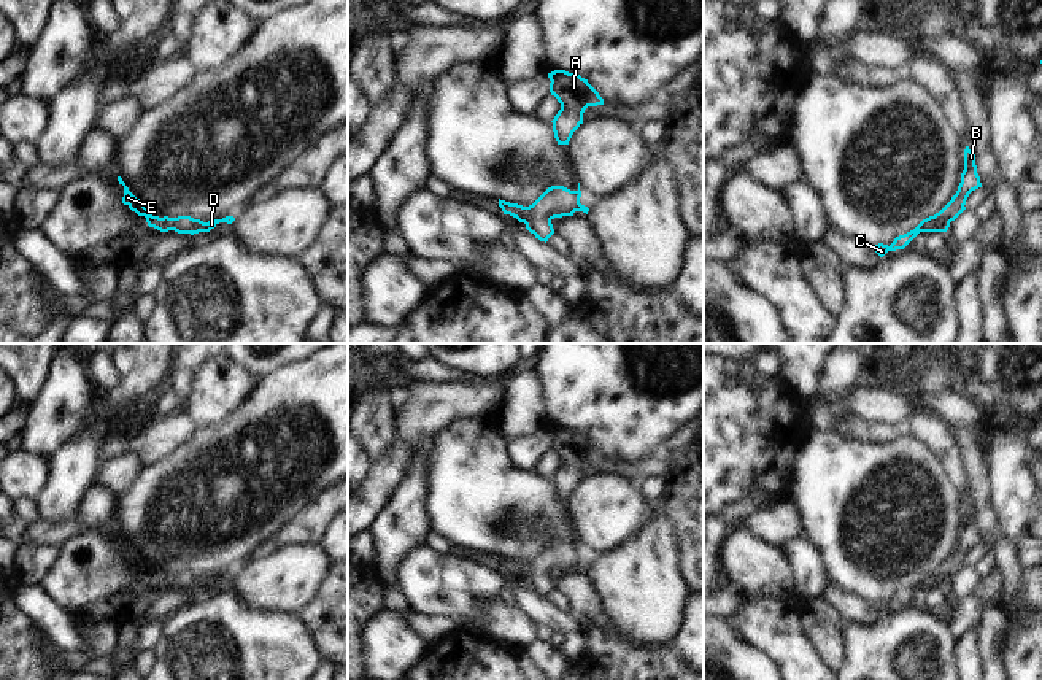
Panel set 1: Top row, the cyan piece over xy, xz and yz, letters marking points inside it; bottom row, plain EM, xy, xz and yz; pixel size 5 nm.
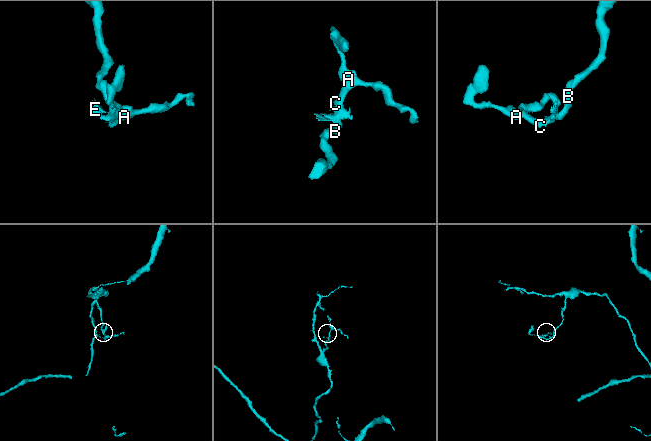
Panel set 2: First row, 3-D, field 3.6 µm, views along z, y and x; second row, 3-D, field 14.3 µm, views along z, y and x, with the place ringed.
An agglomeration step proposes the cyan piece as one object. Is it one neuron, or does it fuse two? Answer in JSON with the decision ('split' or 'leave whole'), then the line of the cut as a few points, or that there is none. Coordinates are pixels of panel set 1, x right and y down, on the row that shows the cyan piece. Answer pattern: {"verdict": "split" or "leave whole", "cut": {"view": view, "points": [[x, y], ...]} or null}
{"verdict": "leave whole", "cut": null}

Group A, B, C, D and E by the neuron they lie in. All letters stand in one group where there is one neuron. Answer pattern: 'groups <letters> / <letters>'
groups A B C D E

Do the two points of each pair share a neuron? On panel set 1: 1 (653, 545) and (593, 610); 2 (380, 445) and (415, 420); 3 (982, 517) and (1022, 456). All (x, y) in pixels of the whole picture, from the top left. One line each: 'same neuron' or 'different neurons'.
1: different neurons
2: different neurons
3: different neurons

